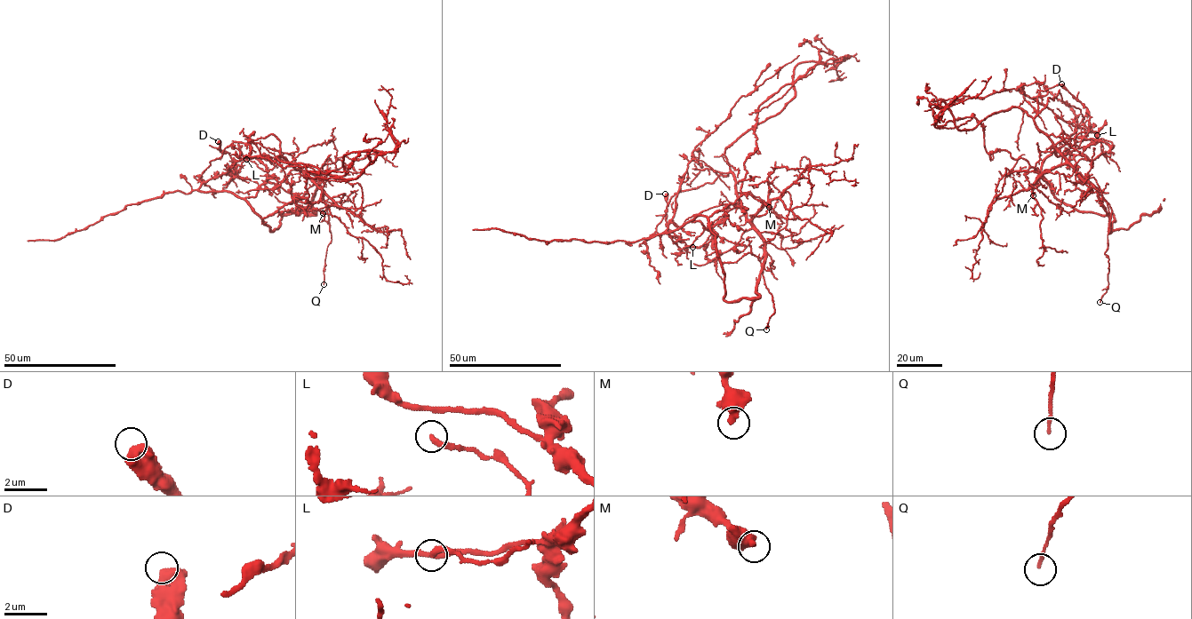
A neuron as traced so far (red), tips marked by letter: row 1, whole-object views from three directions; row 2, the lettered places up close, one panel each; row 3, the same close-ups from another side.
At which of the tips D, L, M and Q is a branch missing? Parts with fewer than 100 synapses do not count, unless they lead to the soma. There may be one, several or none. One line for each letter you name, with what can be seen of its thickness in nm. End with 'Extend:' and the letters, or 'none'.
Extend: none

